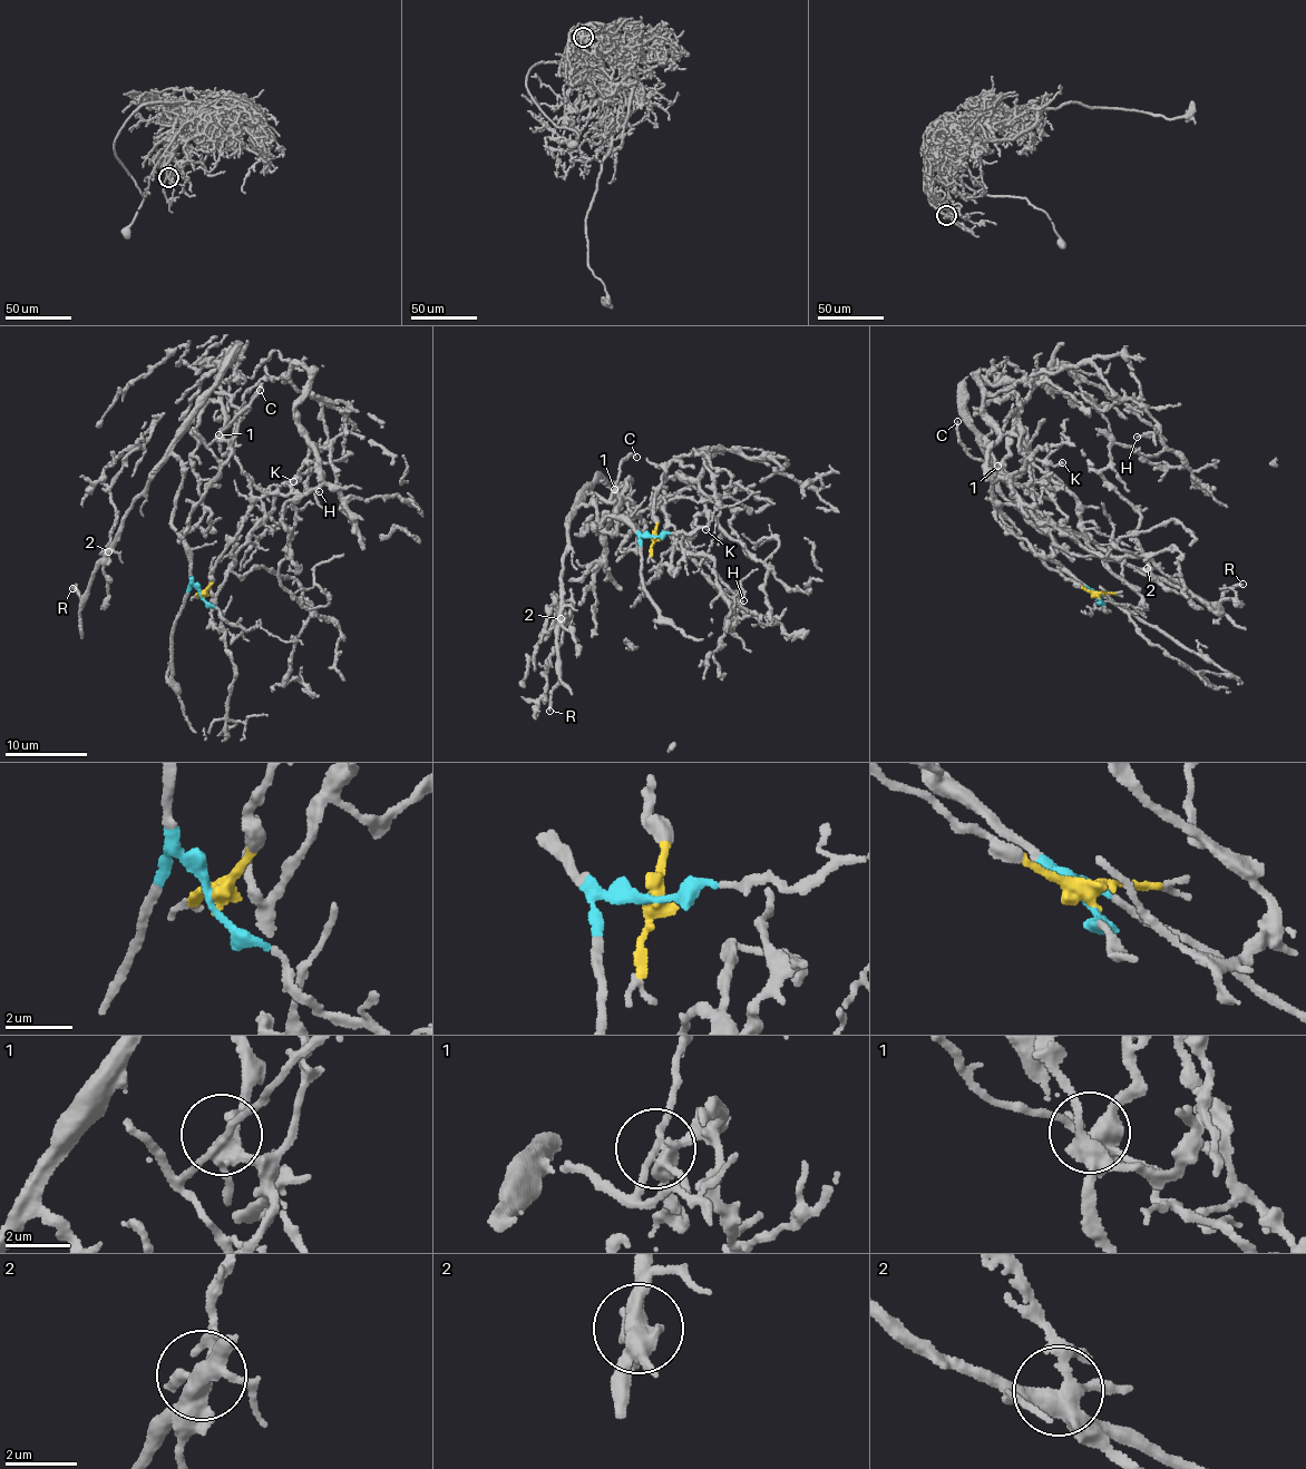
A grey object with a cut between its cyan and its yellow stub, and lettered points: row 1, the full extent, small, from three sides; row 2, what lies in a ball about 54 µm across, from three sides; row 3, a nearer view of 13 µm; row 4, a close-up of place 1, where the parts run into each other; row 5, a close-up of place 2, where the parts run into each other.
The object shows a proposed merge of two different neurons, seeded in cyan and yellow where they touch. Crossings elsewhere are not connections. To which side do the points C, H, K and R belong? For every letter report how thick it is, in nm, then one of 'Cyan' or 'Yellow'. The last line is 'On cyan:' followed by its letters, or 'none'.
C: Thickness 130 nm. Cyan
H: Thickness 100 nm. Yellow
K: Thickness 190 nm. Yellow
R: Thickness 240 nm. Cyan
On cyan: C, R

